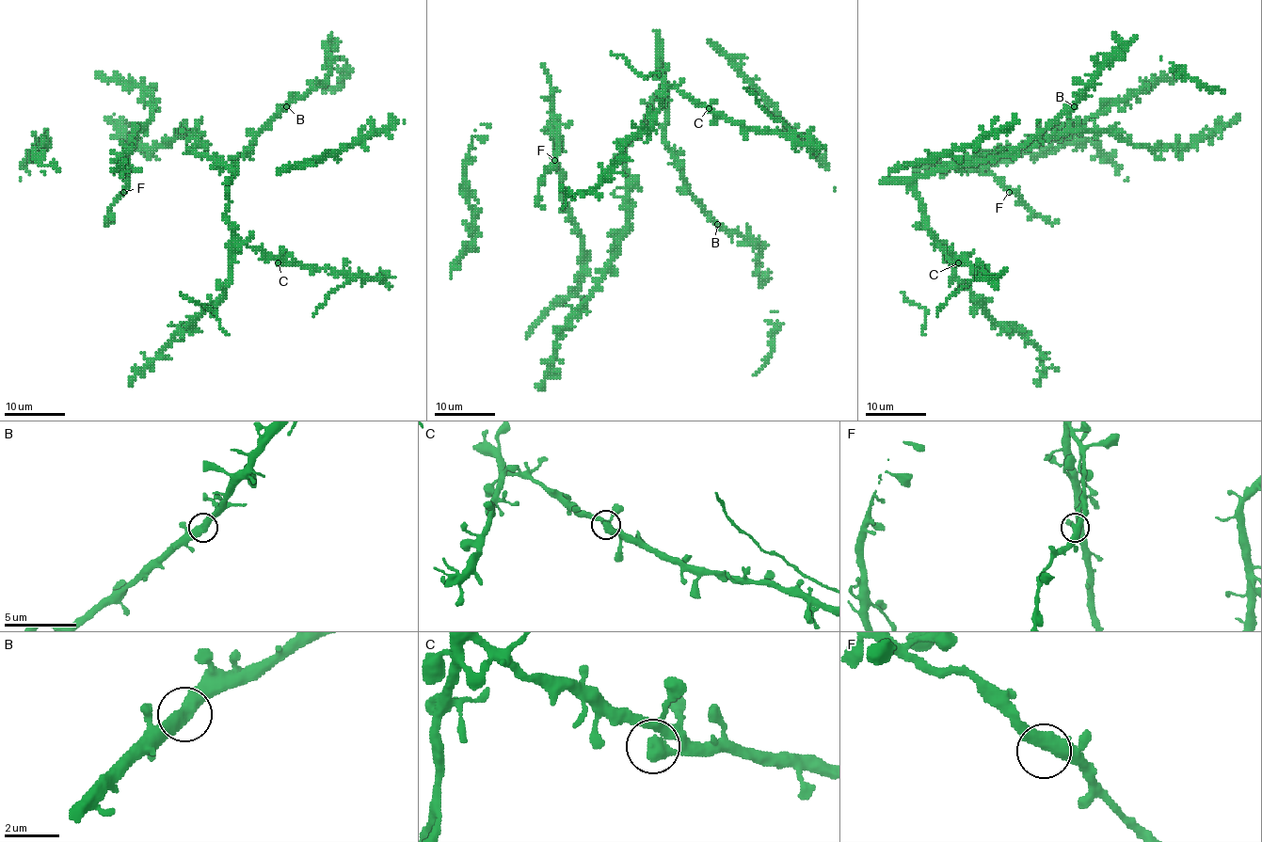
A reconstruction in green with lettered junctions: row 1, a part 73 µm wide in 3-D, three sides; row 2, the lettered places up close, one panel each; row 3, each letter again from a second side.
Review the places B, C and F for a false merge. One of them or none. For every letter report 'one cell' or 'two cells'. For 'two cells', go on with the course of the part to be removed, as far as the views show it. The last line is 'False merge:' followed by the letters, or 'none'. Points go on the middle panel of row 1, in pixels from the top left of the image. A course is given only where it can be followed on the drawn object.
B: one cell
C: one cell
F: one cell
False merge: none

